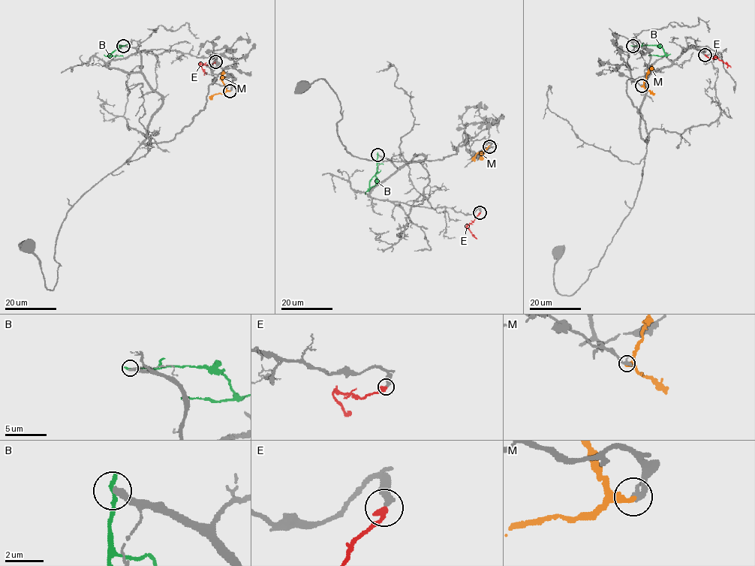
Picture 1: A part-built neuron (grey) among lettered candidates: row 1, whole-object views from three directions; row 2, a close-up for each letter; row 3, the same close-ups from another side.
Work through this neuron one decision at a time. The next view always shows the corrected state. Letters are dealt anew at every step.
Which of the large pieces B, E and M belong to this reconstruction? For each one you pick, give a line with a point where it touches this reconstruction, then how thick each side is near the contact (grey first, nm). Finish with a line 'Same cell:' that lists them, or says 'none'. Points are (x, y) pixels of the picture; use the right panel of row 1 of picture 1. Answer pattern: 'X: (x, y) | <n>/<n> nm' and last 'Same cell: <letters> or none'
E: (705, 55) | 360/280 nm
Same cell: E

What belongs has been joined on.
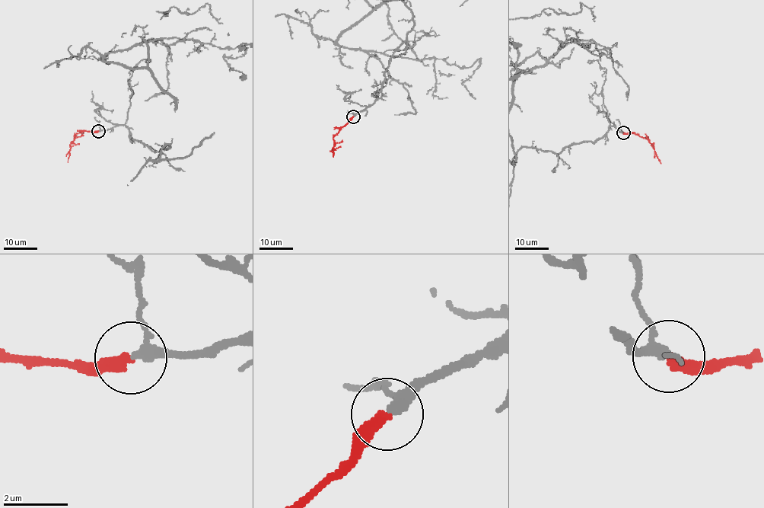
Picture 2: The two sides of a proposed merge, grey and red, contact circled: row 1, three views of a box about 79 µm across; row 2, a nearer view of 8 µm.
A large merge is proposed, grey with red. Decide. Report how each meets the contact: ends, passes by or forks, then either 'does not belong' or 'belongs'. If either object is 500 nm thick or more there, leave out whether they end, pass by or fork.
grey passes by; red ends; belongs

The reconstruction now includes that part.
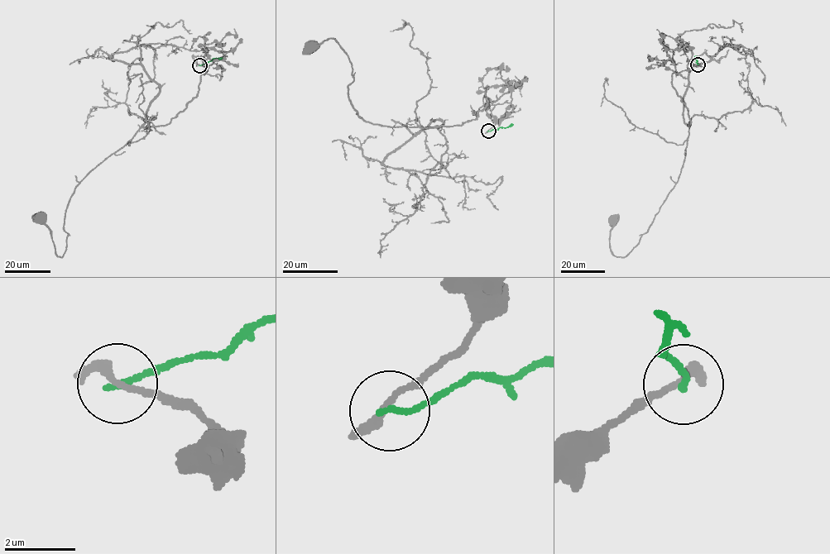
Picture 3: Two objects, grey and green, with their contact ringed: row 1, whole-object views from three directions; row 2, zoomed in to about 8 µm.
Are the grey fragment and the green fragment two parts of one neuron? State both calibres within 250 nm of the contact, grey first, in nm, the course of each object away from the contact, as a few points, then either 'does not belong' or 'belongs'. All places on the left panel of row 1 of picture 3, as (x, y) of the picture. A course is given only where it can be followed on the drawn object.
200 nm thick on the grey side, 180 nm on the other; grey runs (200, 65), (206, 73), (182, 111), (165, 125), (141, 127), (75, 188), (62, 256), (41, 217); green runs (199, 65), (215, 58), (222, 59); does not belong

